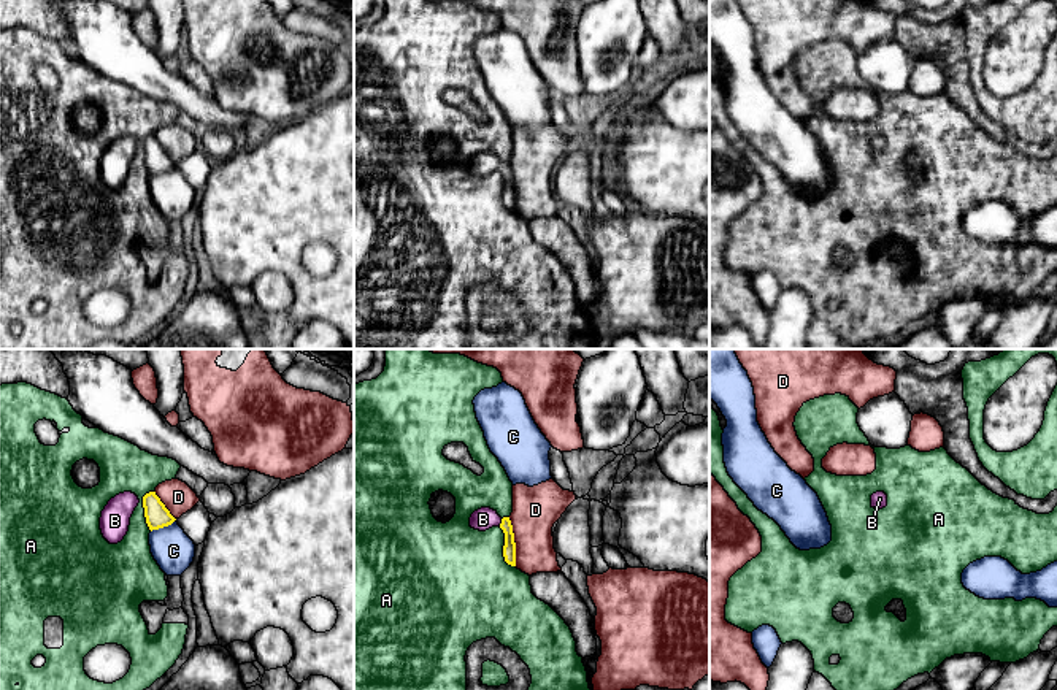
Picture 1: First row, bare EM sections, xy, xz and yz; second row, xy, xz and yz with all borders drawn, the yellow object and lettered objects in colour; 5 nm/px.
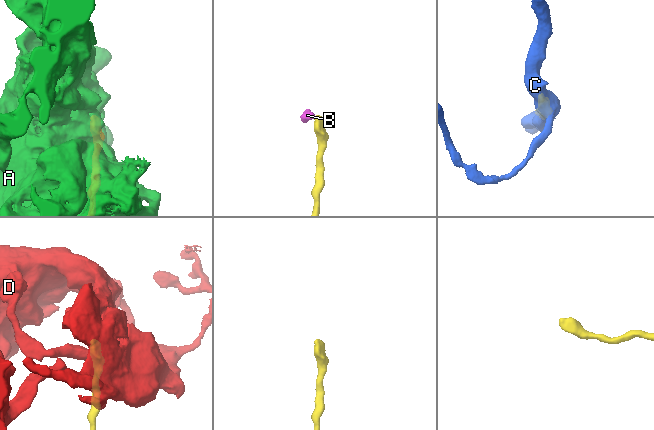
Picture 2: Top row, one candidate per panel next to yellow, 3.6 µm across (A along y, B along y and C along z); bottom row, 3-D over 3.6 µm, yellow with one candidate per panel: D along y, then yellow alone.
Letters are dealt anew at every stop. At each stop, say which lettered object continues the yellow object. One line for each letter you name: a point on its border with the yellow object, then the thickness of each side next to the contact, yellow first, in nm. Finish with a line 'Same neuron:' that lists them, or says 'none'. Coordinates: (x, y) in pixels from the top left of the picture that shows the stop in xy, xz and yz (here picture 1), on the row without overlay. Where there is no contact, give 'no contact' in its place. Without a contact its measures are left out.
B: contact xz (502, 167); calibres 60 and 120 nm
Same neuron: B

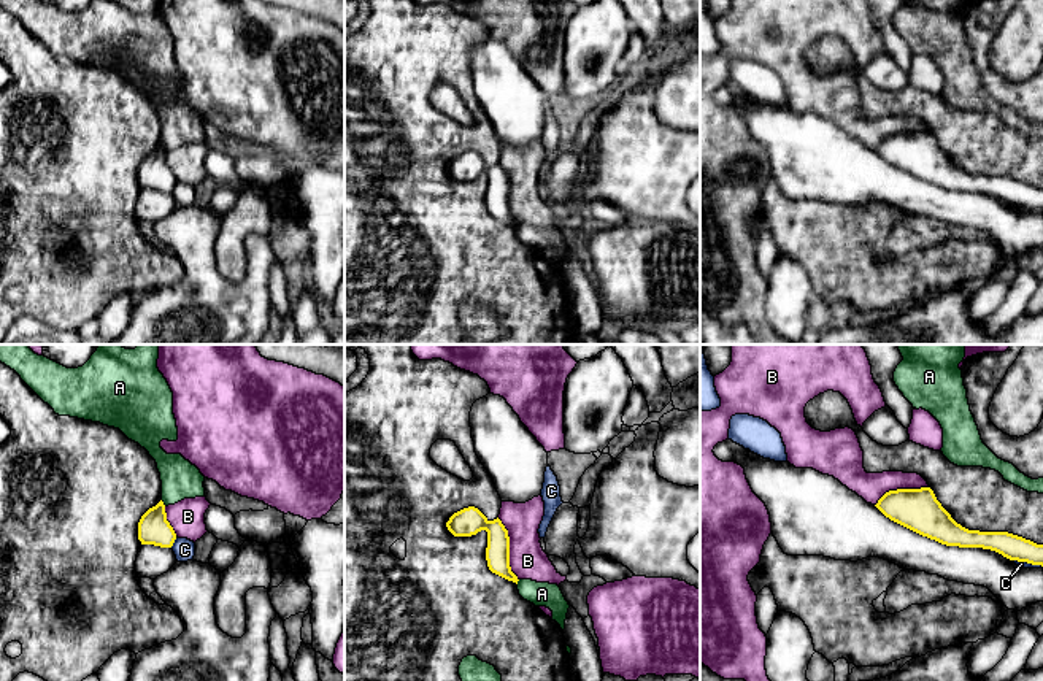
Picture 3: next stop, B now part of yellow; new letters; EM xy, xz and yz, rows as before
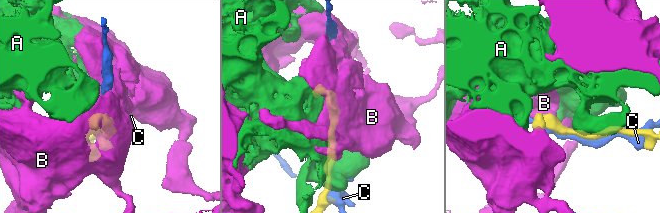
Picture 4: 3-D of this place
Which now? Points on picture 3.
Same neuron: none

